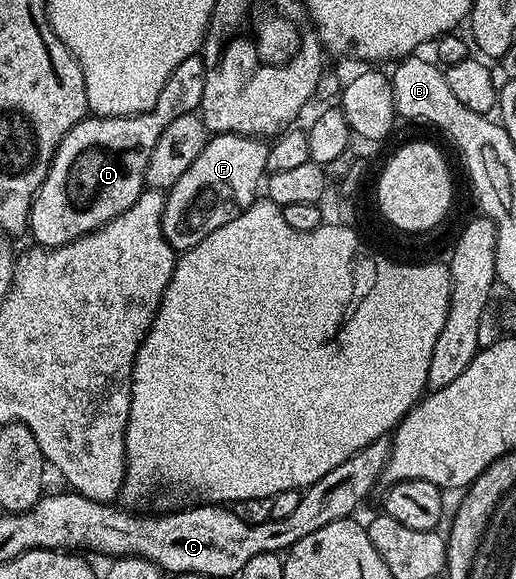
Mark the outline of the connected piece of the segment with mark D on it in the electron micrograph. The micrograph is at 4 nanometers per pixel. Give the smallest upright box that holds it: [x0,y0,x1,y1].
[29,56,206,249]

